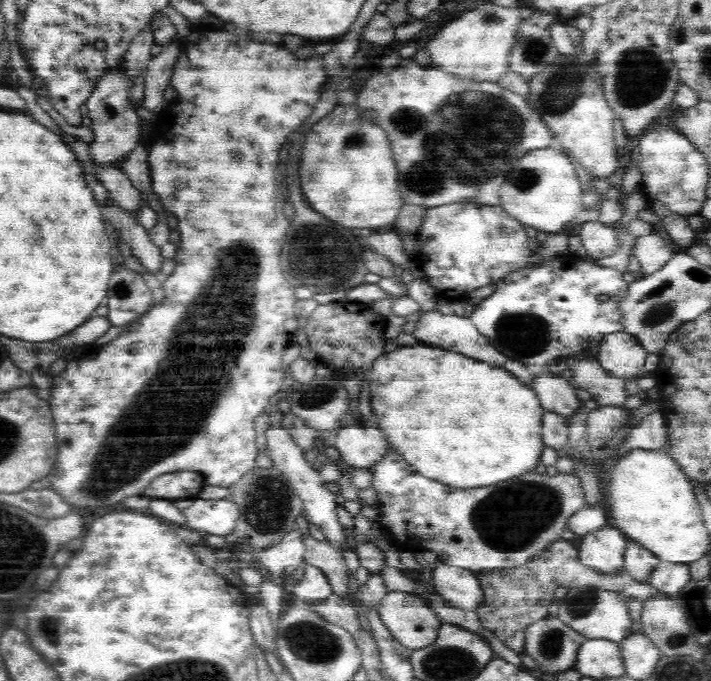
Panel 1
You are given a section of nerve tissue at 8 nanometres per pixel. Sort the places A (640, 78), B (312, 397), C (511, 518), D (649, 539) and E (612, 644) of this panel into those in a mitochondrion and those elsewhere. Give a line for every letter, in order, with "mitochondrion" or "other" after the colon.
A: mitochondrion
B: mitochondrion
C: mitochondrion
D: other
E: other

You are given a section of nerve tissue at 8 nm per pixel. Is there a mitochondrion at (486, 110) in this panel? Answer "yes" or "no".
yes

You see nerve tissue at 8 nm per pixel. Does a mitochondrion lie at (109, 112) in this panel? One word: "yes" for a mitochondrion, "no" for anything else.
yes

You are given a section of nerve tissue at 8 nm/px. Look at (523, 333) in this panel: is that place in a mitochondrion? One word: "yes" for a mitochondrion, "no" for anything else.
yes

